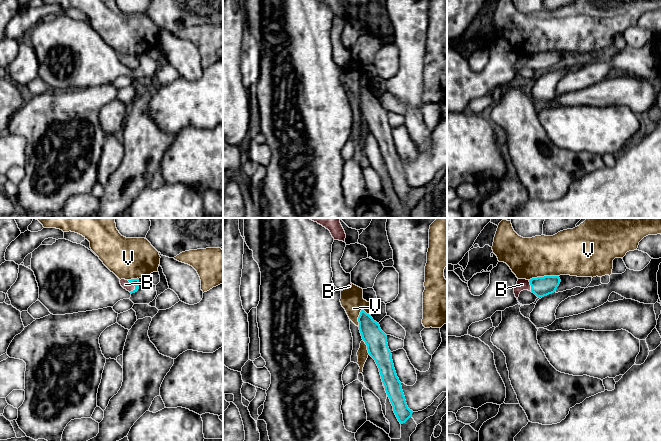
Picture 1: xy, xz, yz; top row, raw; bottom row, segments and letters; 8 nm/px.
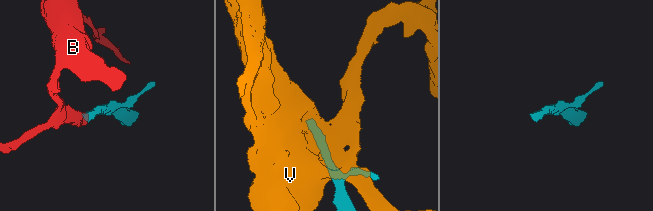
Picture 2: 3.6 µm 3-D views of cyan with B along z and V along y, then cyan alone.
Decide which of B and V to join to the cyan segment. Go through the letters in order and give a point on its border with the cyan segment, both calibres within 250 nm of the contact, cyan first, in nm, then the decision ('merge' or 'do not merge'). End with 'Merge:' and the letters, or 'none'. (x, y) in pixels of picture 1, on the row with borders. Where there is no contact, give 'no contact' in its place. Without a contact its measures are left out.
B: xy (134, 285) | 60/70 nm | merge
V: yz (544, 276) | 160/360 nm | do not merge
Merge: B

